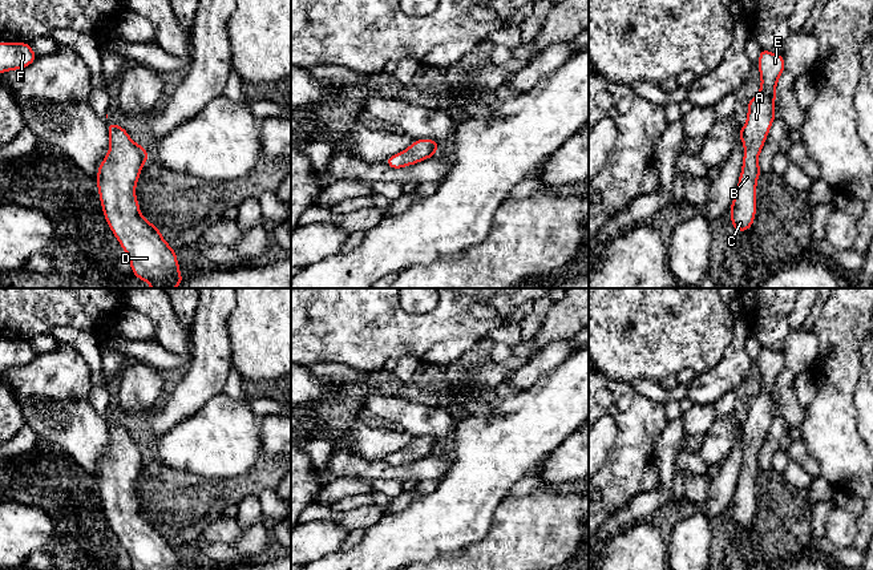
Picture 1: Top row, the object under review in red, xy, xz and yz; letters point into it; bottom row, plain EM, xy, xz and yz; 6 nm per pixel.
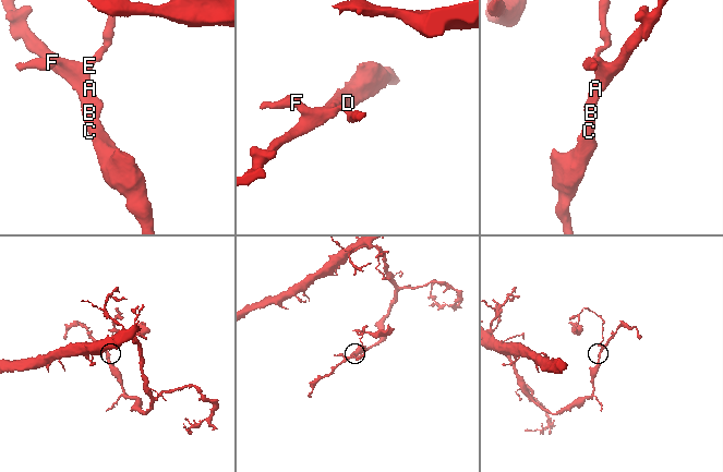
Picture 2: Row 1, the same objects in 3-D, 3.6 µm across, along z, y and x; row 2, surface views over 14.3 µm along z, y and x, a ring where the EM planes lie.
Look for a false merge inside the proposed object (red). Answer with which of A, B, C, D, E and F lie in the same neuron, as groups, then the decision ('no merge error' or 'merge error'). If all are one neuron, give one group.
A B C D E F; no merge error

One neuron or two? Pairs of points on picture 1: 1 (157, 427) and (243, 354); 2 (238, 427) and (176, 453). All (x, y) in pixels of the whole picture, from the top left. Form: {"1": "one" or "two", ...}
{"1": "two", "2": "one"}

